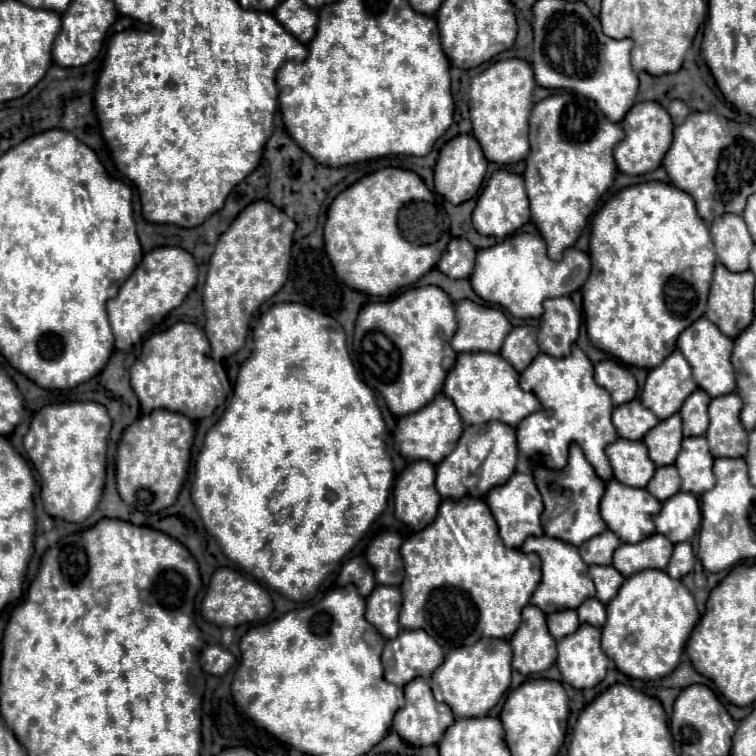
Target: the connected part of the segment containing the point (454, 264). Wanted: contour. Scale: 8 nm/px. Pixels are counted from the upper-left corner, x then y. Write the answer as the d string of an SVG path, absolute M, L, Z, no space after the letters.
M458 237L446 247L442 259L438 261L438 269L450 279L468 279L474 269L474 257L476 249L470 245L470 241Z

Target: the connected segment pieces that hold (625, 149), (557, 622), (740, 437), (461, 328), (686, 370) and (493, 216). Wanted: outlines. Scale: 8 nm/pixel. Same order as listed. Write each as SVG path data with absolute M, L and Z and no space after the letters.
M656 101L636 103L620 125L626 137L614 149L614 159L616 159L618 169L628 175L644 175L658 169L662 165L662 157L666 155L666 149L670 149L672 129L674 129L666 109Z
M566 609L566 611L556 611L552 615L546 617L548 621L548 629L550 635L558 641L558 637L566 637L566 633L574 633L574 629L578 629L580 621L574 609Z
M736 393L714 397L708 407L710 427L706 439L712 457L744 457L748 449L748 433L740 423L742 399Z
M474 301L456 303L458 331L450 345L456 353L462 351L490 351L498 353L502 341L512 331L510 321L498 307L478 305Z
M676 349L666 361L662 361L662 365L648 371L640 399L658 419L666 419L678 413L682 401L686 401L694 389L698 389L698 385L692 379L692 369Z
M496 171L488 185L484 187L482 195L478 197L476 209L472 213L472 225L480 235L490 235L490 237L508 237L510 233L516 233L524 223L530 219L530 207L528 207L528 197L524 191L524 181L516 173L508 171Z

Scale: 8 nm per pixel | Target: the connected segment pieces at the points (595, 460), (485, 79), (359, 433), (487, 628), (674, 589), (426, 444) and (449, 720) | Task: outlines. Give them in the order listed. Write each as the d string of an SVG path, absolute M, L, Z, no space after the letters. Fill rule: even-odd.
M574 345L572 353L562 359L540 353L528 365L528 369L521 373L519 385L524 391L534 393L544 405L544 409L552 409L550 417L544 411L538 411L526 417L516 427L516 441L520 453L530 463L540 463L546 469L562 471L568 461L570 445L578 443L584 457L590 461L592 467L596 467L596 475L602 481L612 479L610 463L604 449L606 445L610 445L610 441L618 439L618 433L610 421L614 403L610 393L606 393L606 389L596 385L594 365L586 357L586 353L578 345ZM536 455L540 455L540 459L534 459Z
M502 59L472 79L470 120L472 135L478 139L488 161L516 165L530 153L528 117L532 111L532 91L536 87L530 63L522 59Z
M278 303L270 307L254 327L254 353L252 357L240 367L234 395L218 419L214 427L206 433L202 451L196 459L196 477L192 485L192 501L198 509L206 531L218 539L222 545L222 553L236 563L248 574L254 575L258 581L266 583L268 587L276 589L278 593L286 595L294 601L312 599L318 591L320 583L336 569L338 561L360 541L360 537L368 531L376 517L386 509L388 495L394 483L394 469L392 459L386 451L386 425L382 421L380 409L376 405L372 389L362 381L346 347L346 335L340 323L328 315L314 311L312 307L300 303Z
M464 497L460 501L444 499L434 523L404 541L400 555L406 567L406 577L400 585L404 597L400 625L402 629L426 629L444 651L474 645L482 637L510 639L520 625L522 609L528 605L542 577L540 557L536 553L524 555L520 549L508 549L498 535L498 525L486 501L474 497Z
M644 569L628 577L620 587L618 595L606 605L606 613L608 619L606 625L602 627L602 651L616 663L618 671L622 671L632 679L642 679L642 681L662 679L676 669L684 645L694 625L700 619L692 593L682 585L682 581L672 579L666 571L660 569Z
M440 393L434 397L434 401L430 401L426 407L422 407L418 413L410 413L410 415L398 419L398 427L394 431L394 441L396 441L402 457L406 457L410 461L426 459L426 461L438 465L438 461L442 461L442 457L446 457L446 453L450 453L450 449L454 449L454 441L458 441L458 437L462 435L462 429L464 429L462 419L458 417L454 403L446 395Z
M414 679L404 687L406 693L406 705L394 716L392 729L400 735L400 739L412 747L428 747L428 745L438 745L442 739L442 733L454 723L454 713L446 703L438 703L430 691L430 685L426 679Z

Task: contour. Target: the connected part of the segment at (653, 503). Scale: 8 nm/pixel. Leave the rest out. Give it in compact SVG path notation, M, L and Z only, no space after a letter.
M608 481L606 483L606 493L600 503L602 519L606 521L608 529L618 533L620 541L624 543L634 543L642 541L642 537L650 537L650 533L656 533L654 529L654 517L658 515L658 509L662 509L662 503L646 493L646 489L634 489L628 485L622 485L620 481Z

